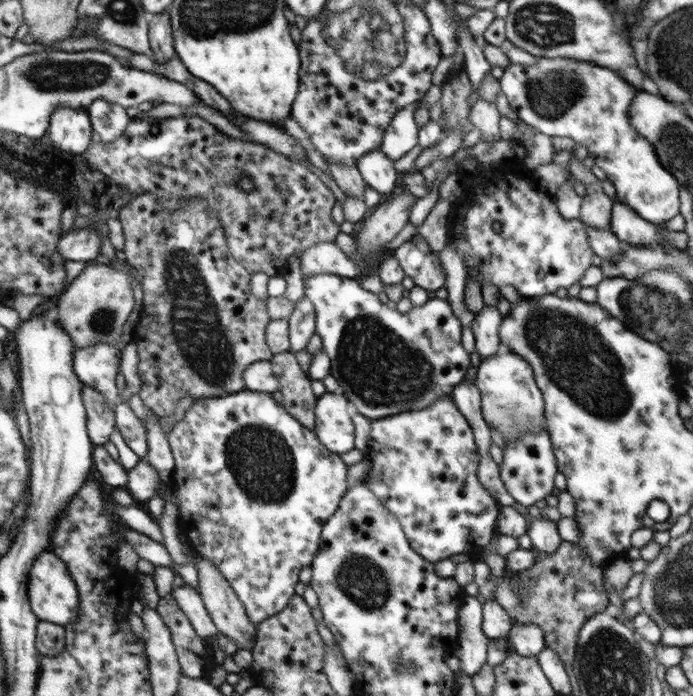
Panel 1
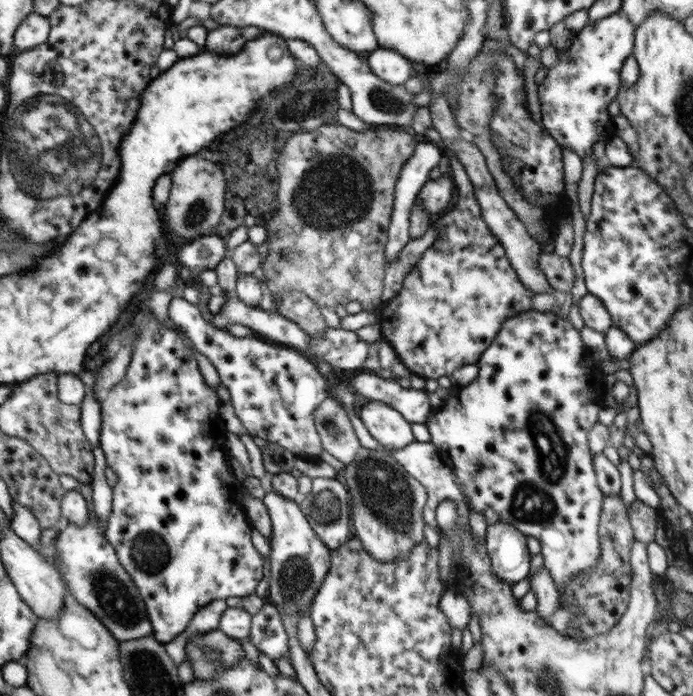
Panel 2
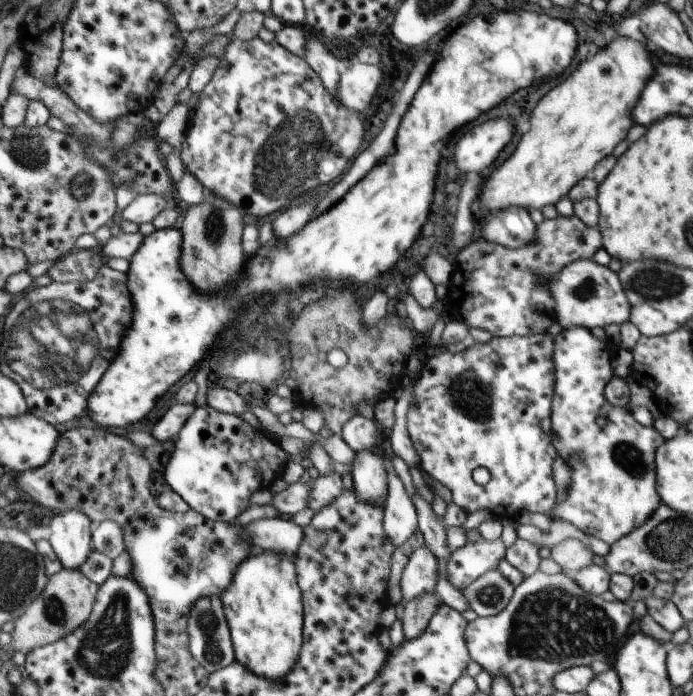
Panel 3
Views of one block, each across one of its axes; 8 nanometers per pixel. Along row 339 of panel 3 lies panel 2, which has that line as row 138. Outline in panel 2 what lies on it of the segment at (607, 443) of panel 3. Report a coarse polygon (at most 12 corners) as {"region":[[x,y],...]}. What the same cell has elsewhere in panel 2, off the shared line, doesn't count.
{"region":[[622,12],[585,25],[538,85],[543,128],[583,158],[633,54]]}

